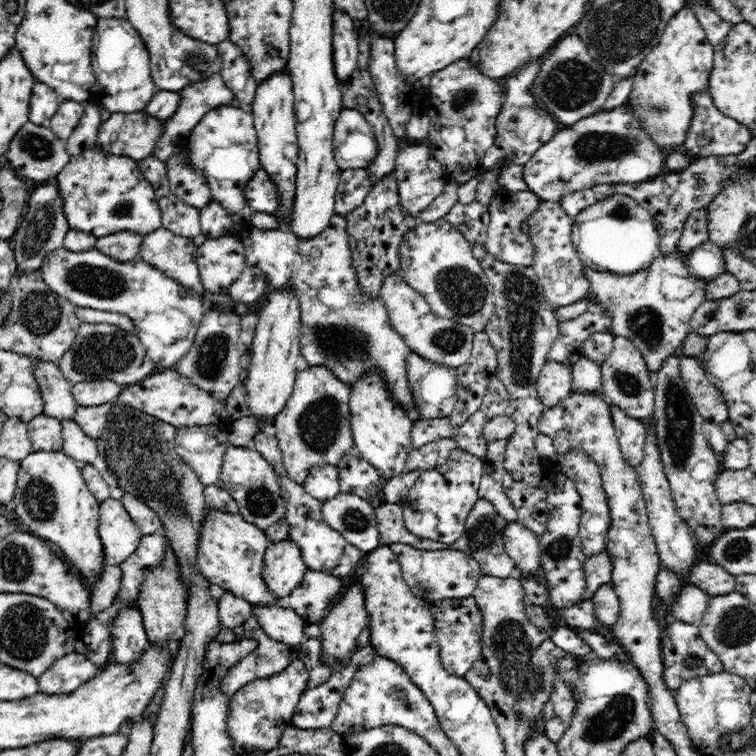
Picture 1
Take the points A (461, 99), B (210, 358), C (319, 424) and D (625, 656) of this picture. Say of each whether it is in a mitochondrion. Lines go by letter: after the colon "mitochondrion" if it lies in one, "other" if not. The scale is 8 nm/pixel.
A: mitochondrion
B: mitochondrion
C: mitochondrion
D: other

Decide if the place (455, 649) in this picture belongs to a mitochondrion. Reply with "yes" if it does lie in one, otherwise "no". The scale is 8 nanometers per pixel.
no

